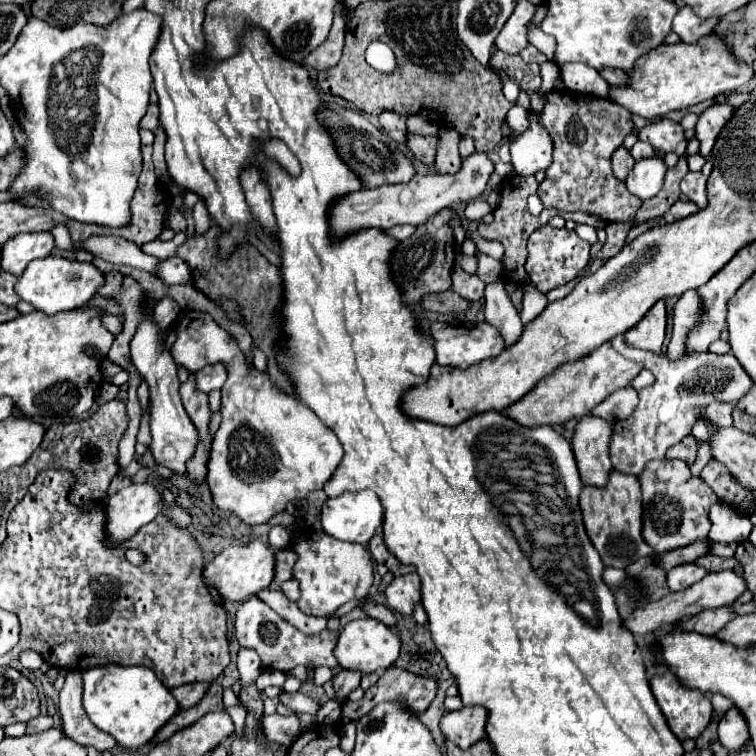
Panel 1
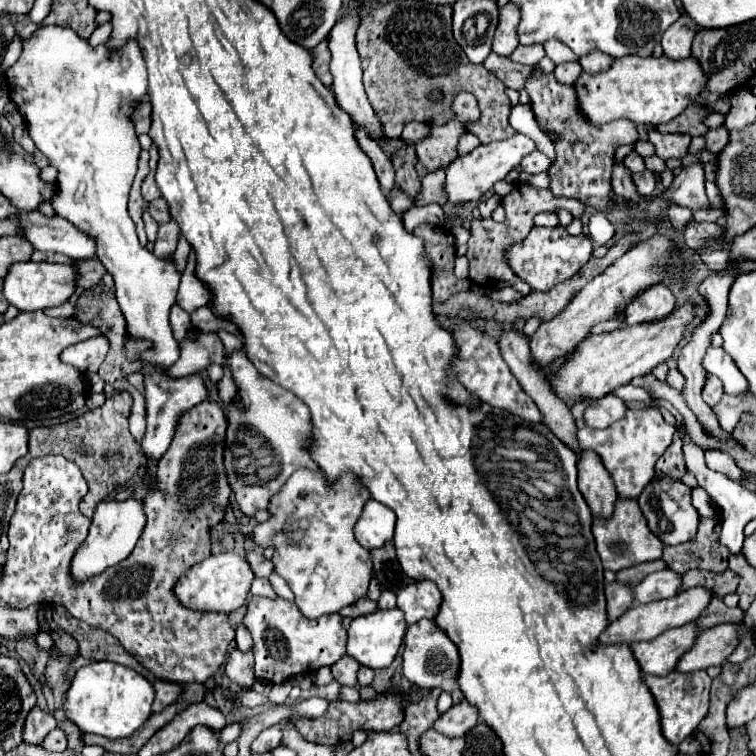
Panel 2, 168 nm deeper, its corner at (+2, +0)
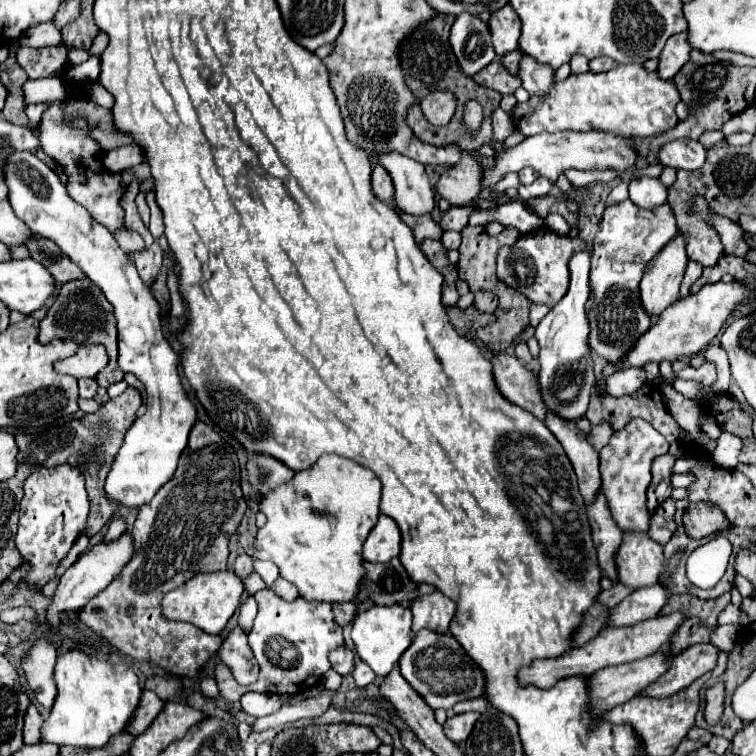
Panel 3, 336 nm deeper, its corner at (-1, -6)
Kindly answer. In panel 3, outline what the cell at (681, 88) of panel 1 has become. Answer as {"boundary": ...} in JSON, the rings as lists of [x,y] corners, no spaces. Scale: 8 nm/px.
{"boundary":[[[620,64],[602,74],[570,74],[566,80],[554,82],[546,96],[530,96],[528,102],[518,102],[512,110],[512,124],[524,136],[578,128],[648,138],[676,126],[674,108],[678,102],[680,96],[672,80],[662,80],[656,72],[646,72],[636,64]]]}

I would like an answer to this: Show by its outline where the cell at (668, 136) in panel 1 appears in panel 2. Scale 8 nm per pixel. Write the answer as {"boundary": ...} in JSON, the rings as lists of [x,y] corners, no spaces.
{"boundary":[[[651,130],[649,142],[655,146],[655,152],[661,160],[669,160],[669,158],[683,158],[687,154],[691,136],[689,134],[661,134],[657,130]]]}

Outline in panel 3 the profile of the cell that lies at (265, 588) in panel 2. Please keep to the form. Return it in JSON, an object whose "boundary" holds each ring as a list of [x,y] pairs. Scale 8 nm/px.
{"boundary":[[[252,572],[246,580],[244,580],[244,588],[250,592],[250,594],[256,594],[258,590],[262,590],[262,588],[266,588],[266,584],[262,582],[262,578],[256,574],[256,572]]]}

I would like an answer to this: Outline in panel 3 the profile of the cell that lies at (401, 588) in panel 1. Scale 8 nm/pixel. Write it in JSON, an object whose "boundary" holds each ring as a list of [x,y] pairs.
{"boundary":[[[432,592],[426,596],[420,596],[412,604],[414,614],[414,626],[412,630],[418,632],[422,628],[428,628],[432,632],[444,634],[450,628],[450,622],[456,614],[456,602],[446,598],[442,592]]]}

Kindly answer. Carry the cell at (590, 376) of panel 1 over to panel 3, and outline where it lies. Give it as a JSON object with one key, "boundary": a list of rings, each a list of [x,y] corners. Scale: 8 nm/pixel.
{"boundary":[[[738,280],[728,284],[726,282],[706,284],[696,296],[686,296],[682,300],[676,300],[660,314],[660,320],[654,322],[650,330],[626,354],[622,364],[618,364],[618,370],[630,366],[644,366],[646,362],[660,362],[660,360],[674,362],[680,356],[694,356],[702,352],[720,332],[726,318],[732,316],[732,312],[748,300],[754,300],[754,292],[748,290],[748,286],[744,286]]]}

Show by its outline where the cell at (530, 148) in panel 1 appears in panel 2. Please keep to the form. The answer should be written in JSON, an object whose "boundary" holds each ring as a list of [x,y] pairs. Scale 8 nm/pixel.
{"boundary":[[[529,152],[529,156],[525,156],[525,160],[521,160],[521,172],[525,174],[539,174],[539,172],[547,172],[551,166],[551,160],[541,152]]]}

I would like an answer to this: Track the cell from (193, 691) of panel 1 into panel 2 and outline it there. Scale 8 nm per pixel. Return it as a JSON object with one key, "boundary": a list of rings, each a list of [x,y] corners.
{"boundary":[[[157,680],[153,686],[155,686],[153,712],[161,712],[161,710],[167,708],[169,704],[173,704],[173,702],[177,700],[177,696],[181,696],[181,686],[179,686],[179,684]]]}

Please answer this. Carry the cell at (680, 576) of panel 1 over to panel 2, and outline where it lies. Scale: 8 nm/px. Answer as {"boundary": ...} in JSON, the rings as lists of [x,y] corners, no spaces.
{"boundary":[[[671,568],[653,572],[633,588],[635,602],[647,604],[647,602],[655,602],[655,600],[675,596],[679,592],[679,588],[681,588],[681,580],[683,578],[677,572],[673,572]]]}

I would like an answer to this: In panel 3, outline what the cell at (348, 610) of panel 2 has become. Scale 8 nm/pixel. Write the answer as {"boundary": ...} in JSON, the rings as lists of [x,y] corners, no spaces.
{"boundary":[[[336,602],[334,604],[334,614],[336,614],[336,622],[338,626],[346,626],[352,622],[352,618],[356,616],[356,606],[352,602]]]}

